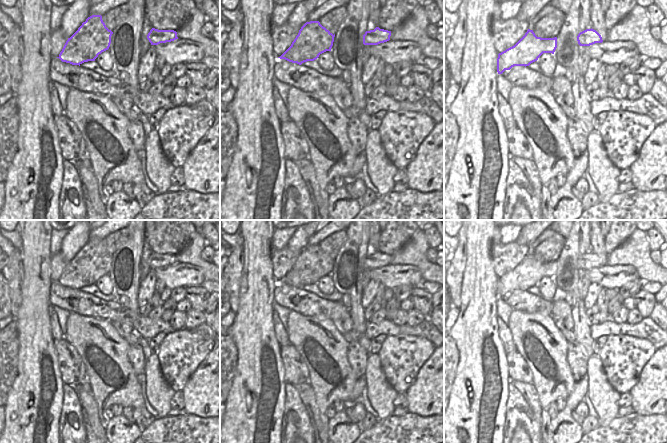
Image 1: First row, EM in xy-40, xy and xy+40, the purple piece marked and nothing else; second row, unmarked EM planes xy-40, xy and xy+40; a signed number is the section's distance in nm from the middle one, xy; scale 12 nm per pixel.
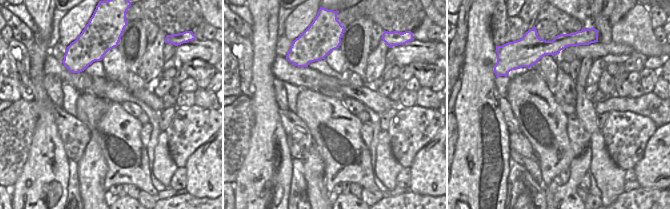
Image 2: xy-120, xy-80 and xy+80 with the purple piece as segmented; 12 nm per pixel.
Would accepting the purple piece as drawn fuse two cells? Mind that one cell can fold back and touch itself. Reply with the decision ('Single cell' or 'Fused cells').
Fused cells.

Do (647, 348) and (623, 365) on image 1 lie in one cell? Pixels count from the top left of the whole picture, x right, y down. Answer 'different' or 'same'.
same

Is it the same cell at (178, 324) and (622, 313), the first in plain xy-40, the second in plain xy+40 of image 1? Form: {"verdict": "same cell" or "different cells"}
{"verdict": "same cell"}

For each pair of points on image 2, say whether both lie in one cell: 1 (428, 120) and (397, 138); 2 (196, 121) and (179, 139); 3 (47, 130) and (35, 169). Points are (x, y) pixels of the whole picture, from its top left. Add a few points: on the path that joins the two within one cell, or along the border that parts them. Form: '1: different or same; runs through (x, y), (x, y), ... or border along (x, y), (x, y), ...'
1: same; runs through (420, 124), (413, 127), (405, 135)
2: same; runs through (192, 126), (186, 132), (184, 138)
3: same; runs through (46, 140), (46, 145), (39, 153), (39, 159)

